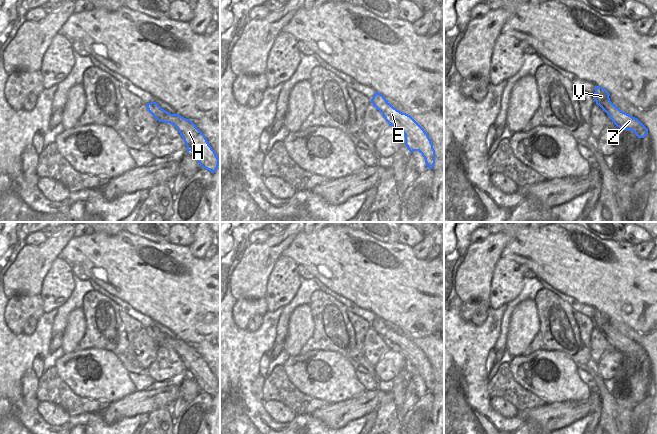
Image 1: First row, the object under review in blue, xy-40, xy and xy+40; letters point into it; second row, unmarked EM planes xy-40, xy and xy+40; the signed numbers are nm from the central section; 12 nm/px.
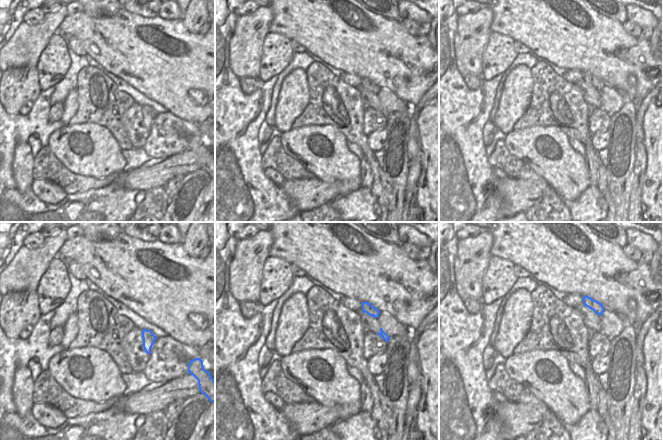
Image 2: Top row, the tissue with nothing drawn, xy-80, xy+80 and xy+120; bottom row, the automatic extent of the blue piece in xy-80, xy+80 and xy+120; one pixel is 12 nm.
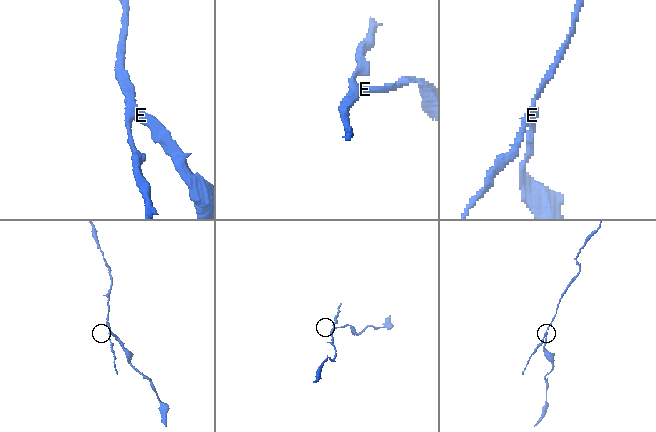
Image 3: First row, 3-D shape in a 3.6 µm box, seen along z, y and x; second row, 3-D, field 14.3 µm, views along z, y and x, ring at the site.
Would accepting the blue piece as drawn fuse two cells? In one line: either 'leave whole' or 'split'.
split

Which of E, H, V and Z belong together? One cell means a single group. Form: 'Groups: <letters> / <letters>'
Groups: E H Z / V.

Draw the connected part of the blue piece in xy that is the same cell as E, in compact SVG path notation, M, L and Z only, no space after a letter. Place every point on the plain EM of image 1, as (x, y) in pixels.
M388 324L382 339L389 349L400 353L405 359L405 369L410 376L419 375L425 383L427 392L435 388L435 374L425 354L408 338L394 332Z

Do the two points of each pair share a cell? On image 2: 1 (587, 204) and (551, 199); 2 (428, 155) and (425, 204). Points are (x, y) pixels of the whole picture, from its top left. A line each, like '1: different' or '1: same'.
1: different
2: same

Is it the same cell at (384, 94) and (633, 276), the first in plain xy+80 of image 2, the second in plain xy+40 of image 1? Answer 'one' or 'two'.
two

